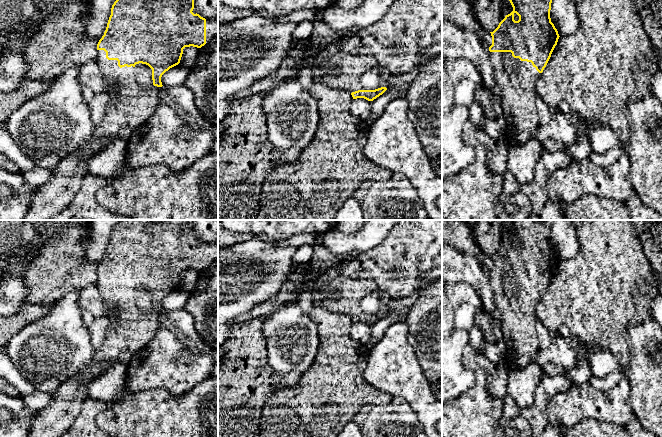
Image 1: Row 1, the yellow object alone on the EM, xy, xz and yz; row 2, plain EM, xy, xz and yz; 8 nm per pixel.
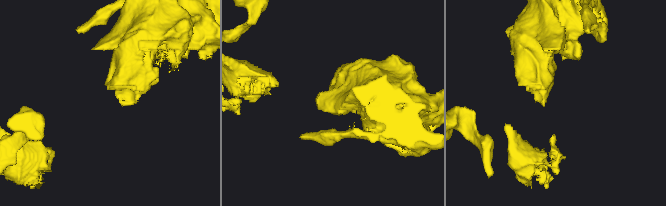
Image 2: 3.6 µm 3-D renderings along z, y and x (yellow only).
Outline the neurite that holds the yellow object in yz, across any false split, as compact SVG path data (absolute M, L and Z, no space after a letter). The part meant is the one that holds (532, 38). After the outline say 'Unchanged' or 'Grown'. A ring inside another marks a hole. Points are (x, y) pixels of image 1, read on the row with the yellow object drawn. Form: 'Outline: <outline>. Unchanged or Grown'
Outline: M552 0L509 1L513 11L490 32L492 45L489 47L489 57L501 92L503 117L506 121L504 137L509 145L520 146L534 138L536 129L541 125L536 110L536 83L560 36L550 18Z. Grown

